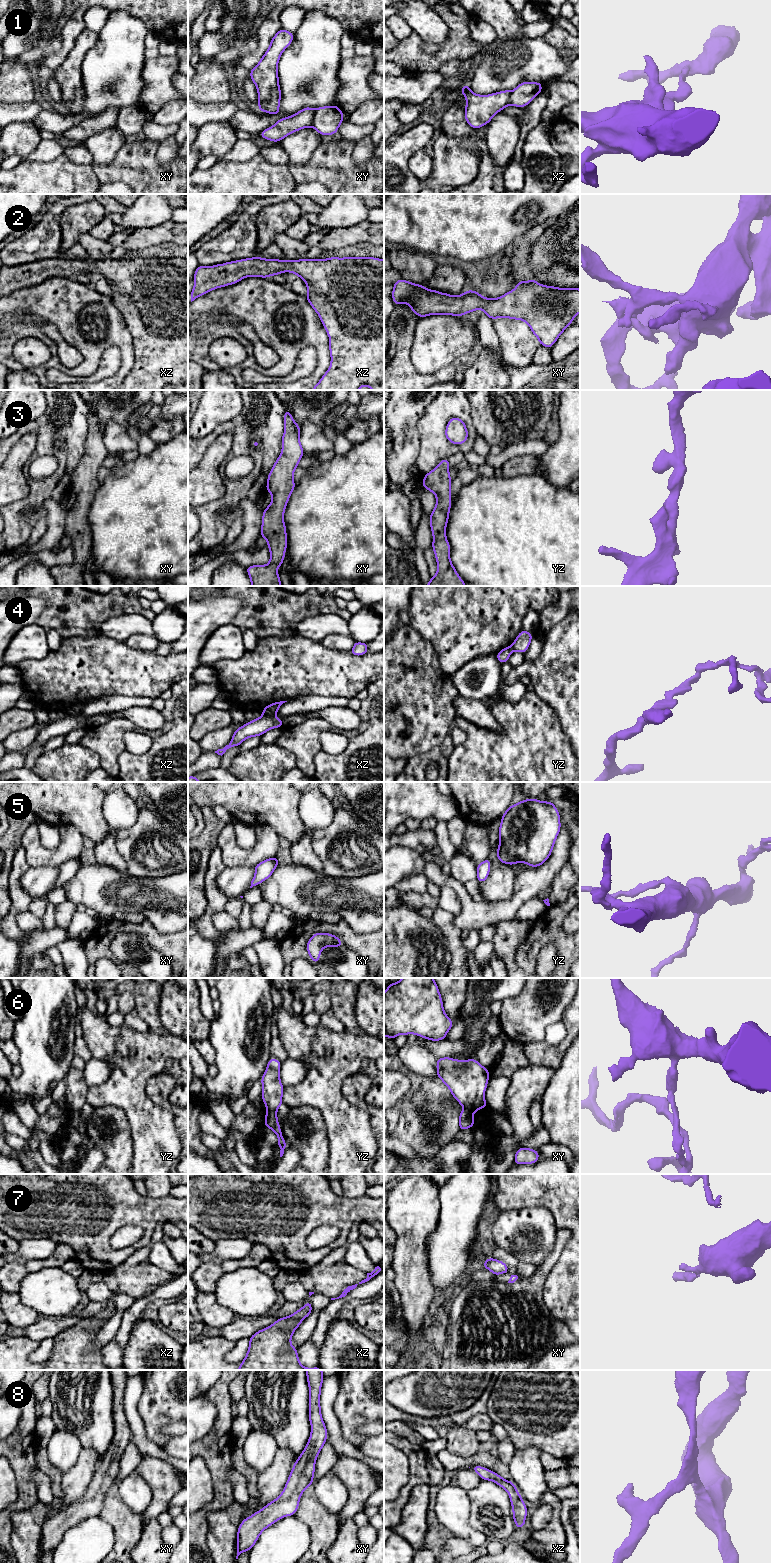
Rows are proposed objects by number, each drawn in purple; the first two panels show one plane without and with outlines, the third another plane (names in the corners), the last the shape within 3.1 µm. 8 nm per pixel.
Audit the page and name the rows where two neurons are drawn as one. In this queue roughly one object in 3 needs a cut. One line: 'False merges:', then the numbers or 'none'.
False merges: 1, 4, 6, 7

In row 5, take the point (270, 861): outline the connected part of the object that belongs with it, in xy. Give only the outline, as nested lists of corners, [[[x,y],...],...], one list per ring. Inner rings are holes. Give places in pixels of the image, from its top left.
[[[277,857],[268,858],[259,864],[255,865],[255,875],[251,881],[251,886],[259,885],[261,882],[268,879],[276,869],[276,867],[279,865],[279,860]]]

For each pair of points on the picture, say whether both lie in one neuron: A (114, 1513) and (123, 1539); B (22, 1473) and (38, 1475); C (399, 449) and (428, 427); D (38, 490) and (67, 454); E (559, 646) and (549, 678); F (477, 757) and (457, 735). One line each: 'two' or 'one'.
A: one
B: two
C: two
D: one
E: one
F: two

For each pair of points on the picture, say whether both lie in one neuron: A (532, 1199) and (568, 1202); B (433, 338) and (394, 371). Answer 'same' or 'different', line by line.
A: same
B: different

